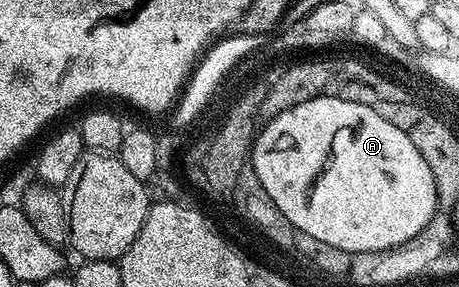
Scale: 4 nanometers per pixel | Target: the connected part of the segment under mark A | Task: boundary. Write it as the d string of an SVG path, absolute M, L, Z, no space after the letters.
M315 97L311 101L303 101L283 113L279 113L274 119L268 120L256 132L256 136L251 146L251 166L257 174L257 180L263 189L267 191L267 196L271 197L283 217L290 222L290 225L300 234L310 235L316 241L326 242L327 245L336 247L346 252L356 253L358 251L386 251L392 247L403 245L411 241L423 230L431 220L438 214L439 202L435 177L427 161L424 160L419 149L411 143L409 132L404 131L396 125L385 120L376 107L359 105L355 101L343 101L339 97Z

